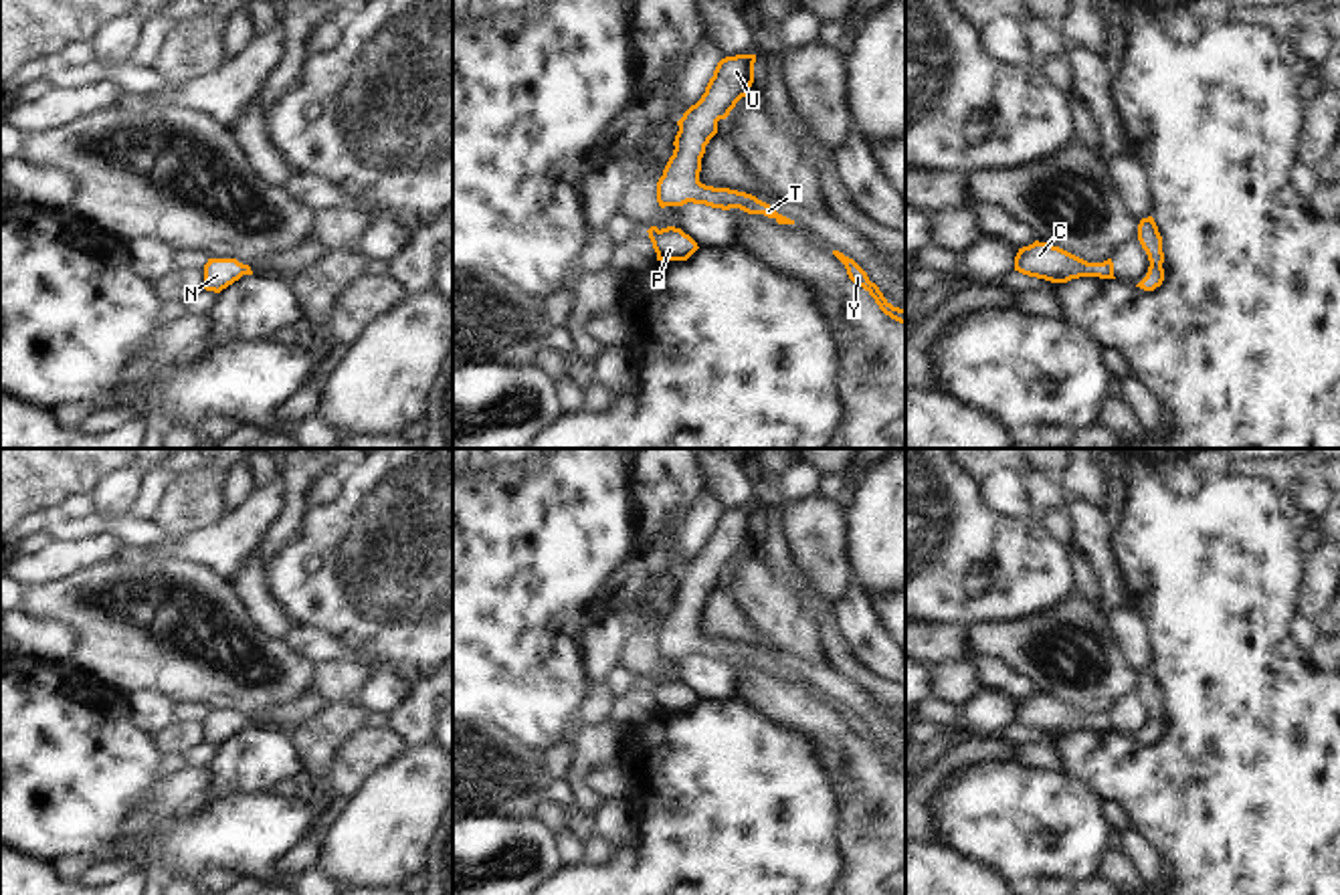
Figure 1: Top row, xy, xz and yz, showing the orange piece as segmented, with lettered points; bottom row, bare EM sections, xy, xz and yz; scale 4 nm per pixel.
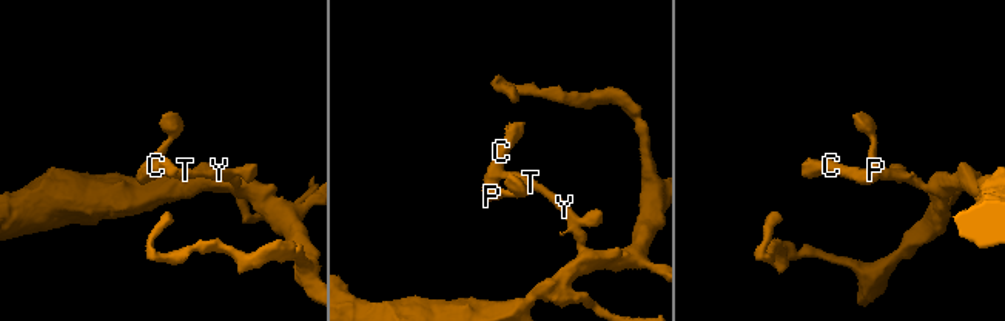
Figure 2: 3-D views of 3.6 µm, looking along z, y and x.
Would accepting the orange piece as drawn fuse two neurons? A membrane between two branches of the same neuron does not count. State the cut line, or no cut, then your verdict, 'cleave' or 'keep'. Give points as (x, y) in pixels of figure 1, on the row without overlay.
cut none; keep

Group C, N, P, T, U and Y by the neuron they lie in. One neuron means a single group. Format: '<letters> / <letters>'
C N P T U Y

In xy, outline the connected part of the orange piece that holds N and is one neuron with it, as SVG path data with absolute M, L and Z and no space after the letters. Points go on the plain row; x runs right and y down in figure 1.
M208 711L204 717L204 741L220 745L243 727L253 727L253 723L236 711Z

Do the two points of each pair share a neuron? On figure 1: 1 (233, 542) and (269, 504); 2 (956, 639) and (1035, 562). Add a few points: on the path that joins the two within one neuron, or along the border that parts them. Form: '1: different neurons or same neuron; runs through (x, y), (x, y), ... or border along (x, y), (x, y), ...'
1: same neuron; runs through (241, 532), (259, 514)
2: different neurons; border along (926, 621), (963, 623), (967, 627)

